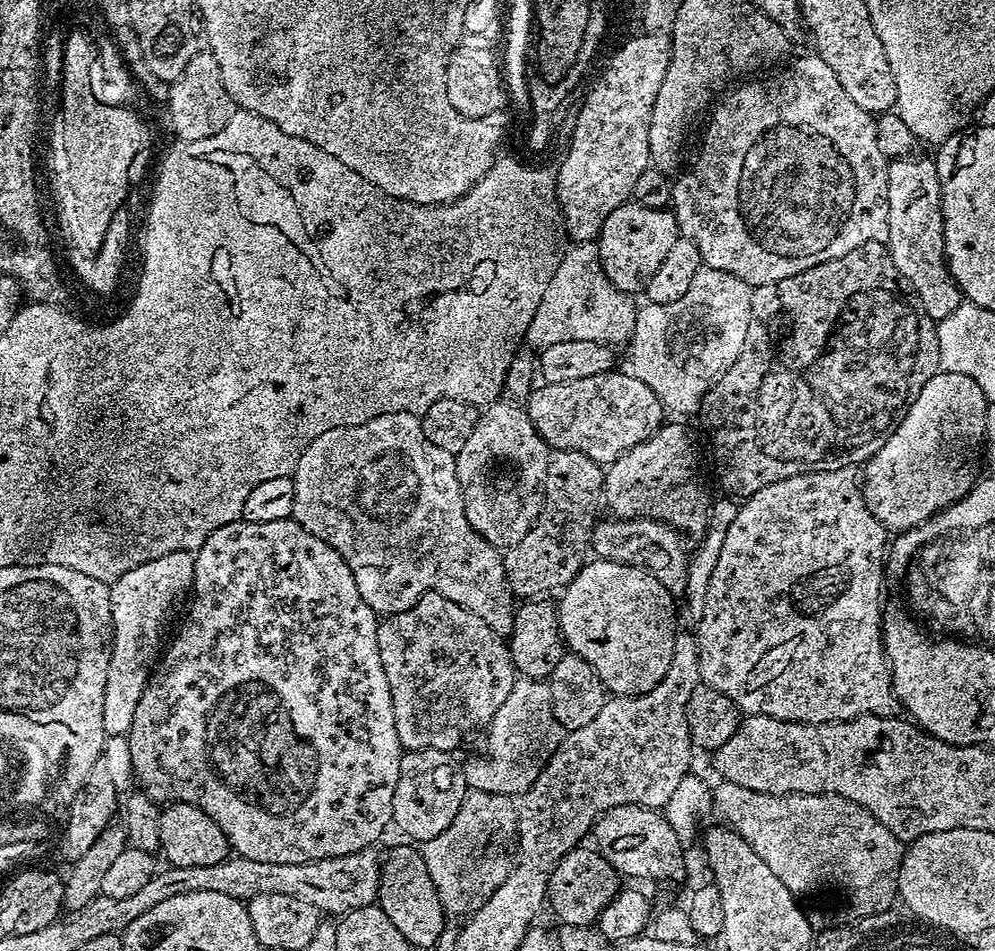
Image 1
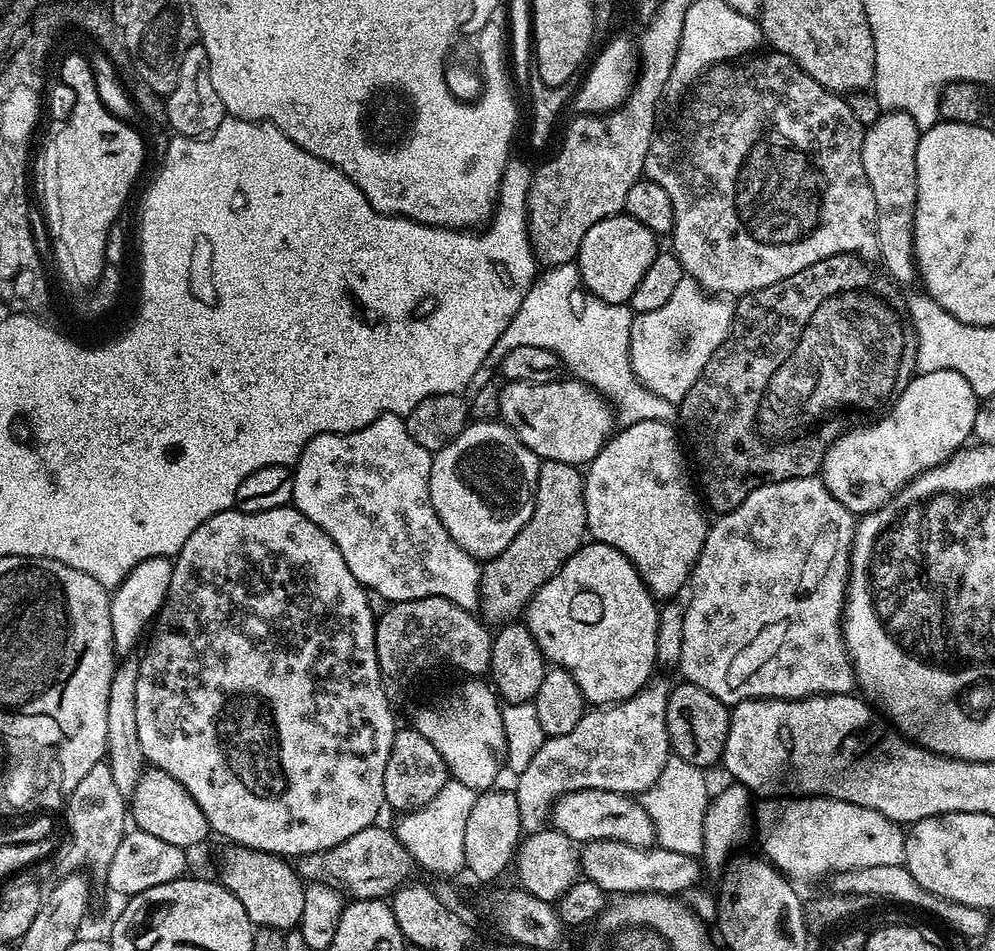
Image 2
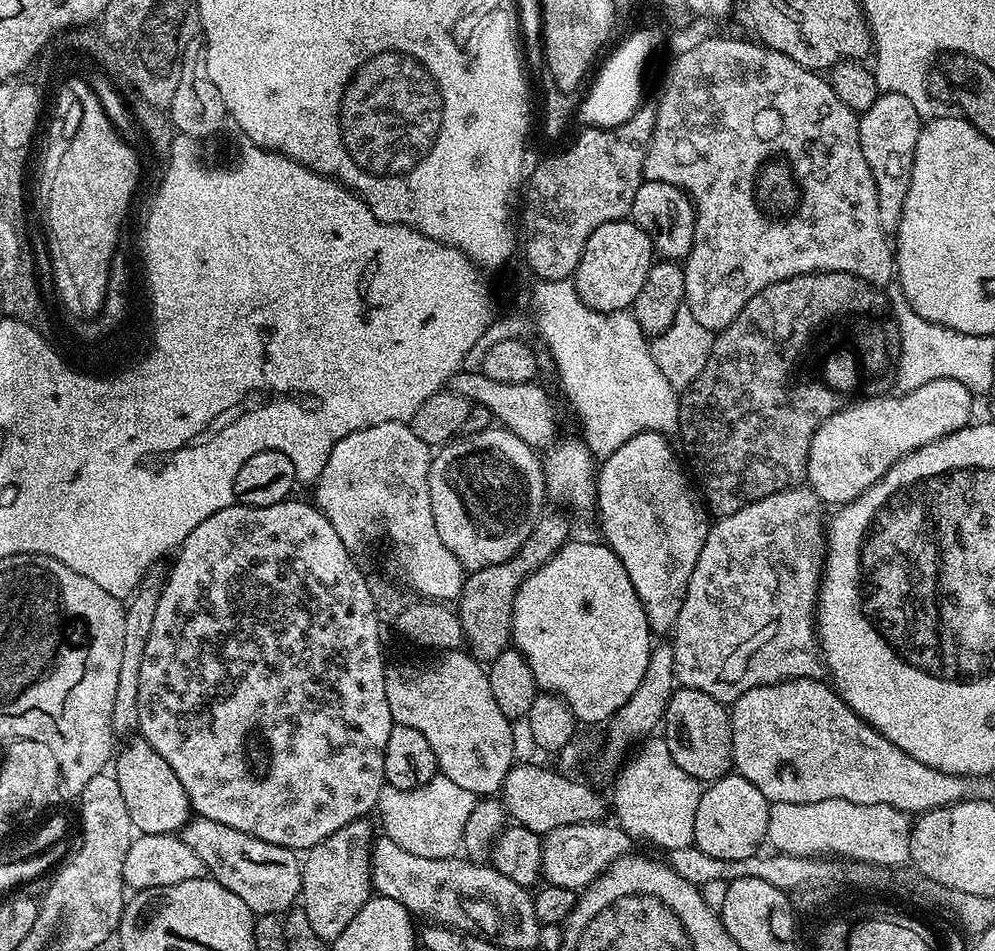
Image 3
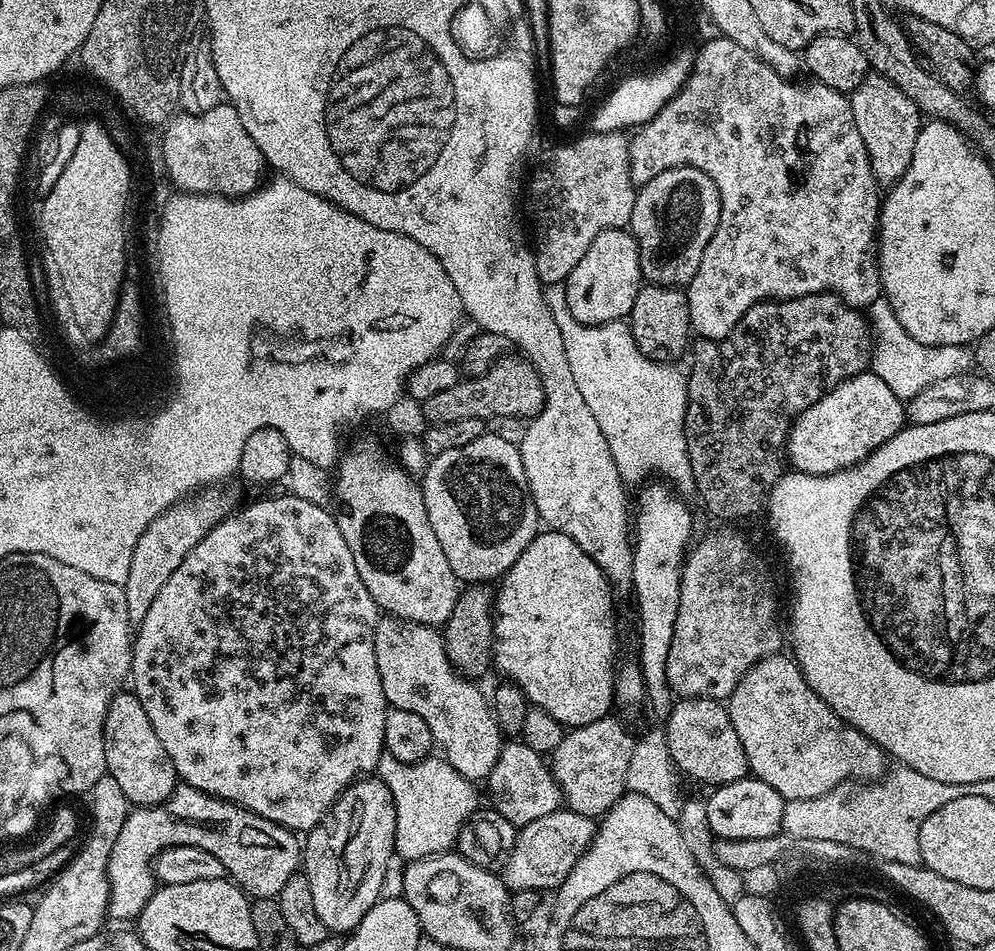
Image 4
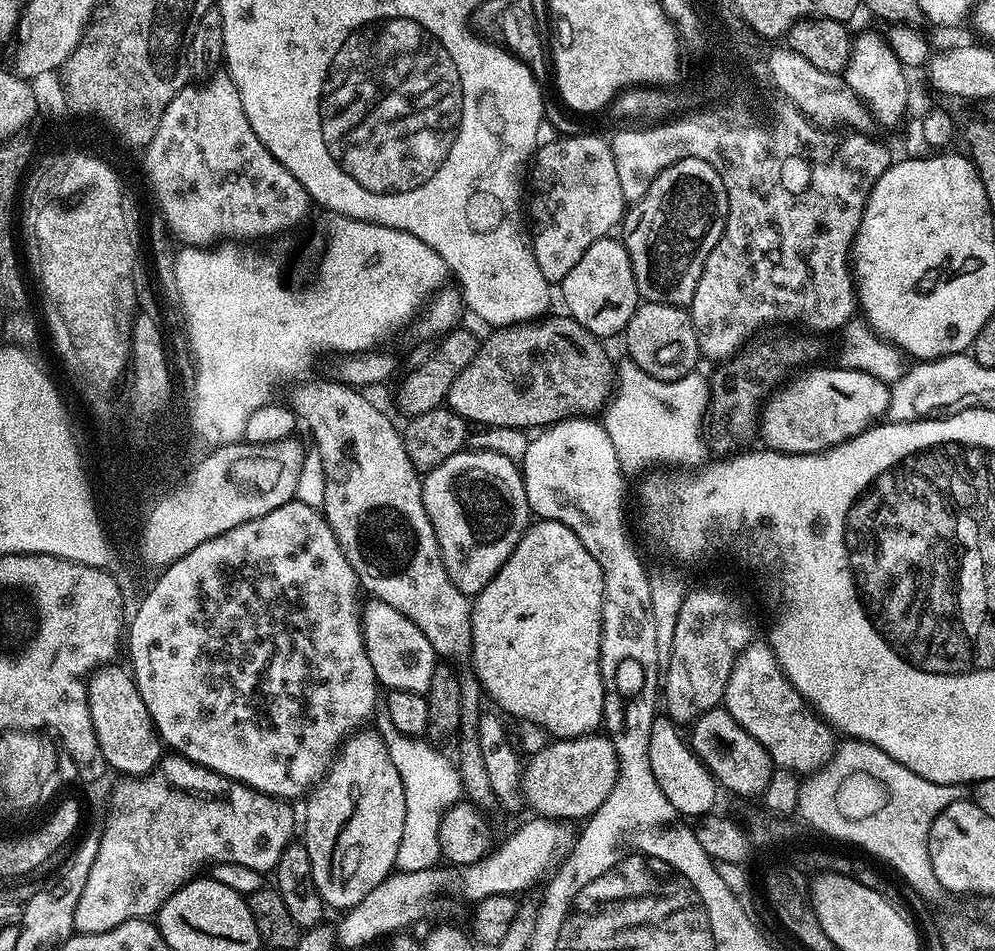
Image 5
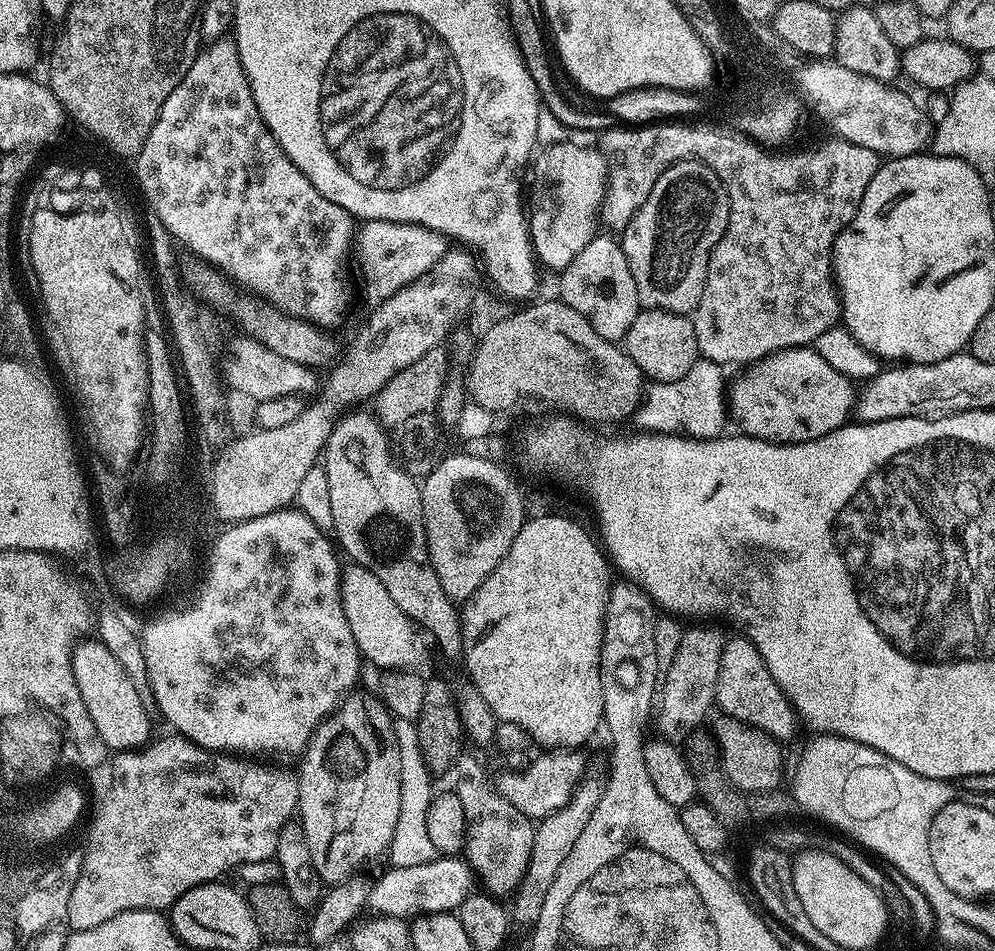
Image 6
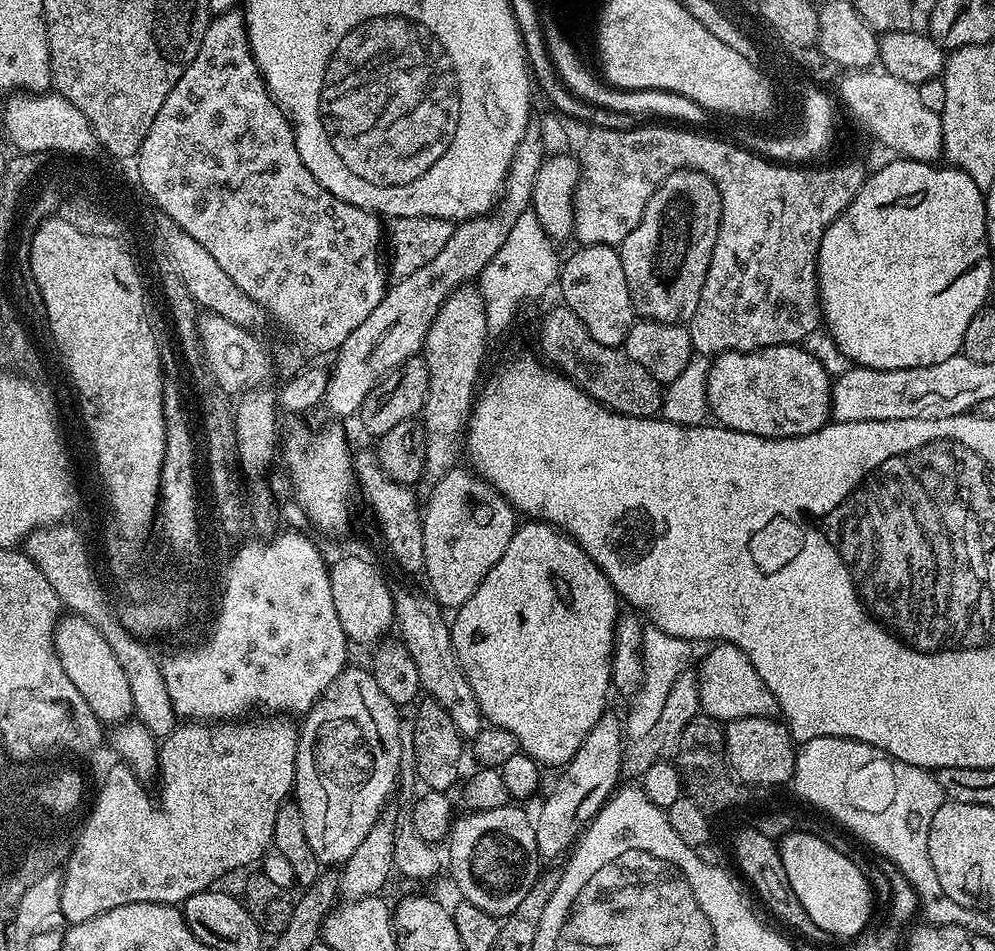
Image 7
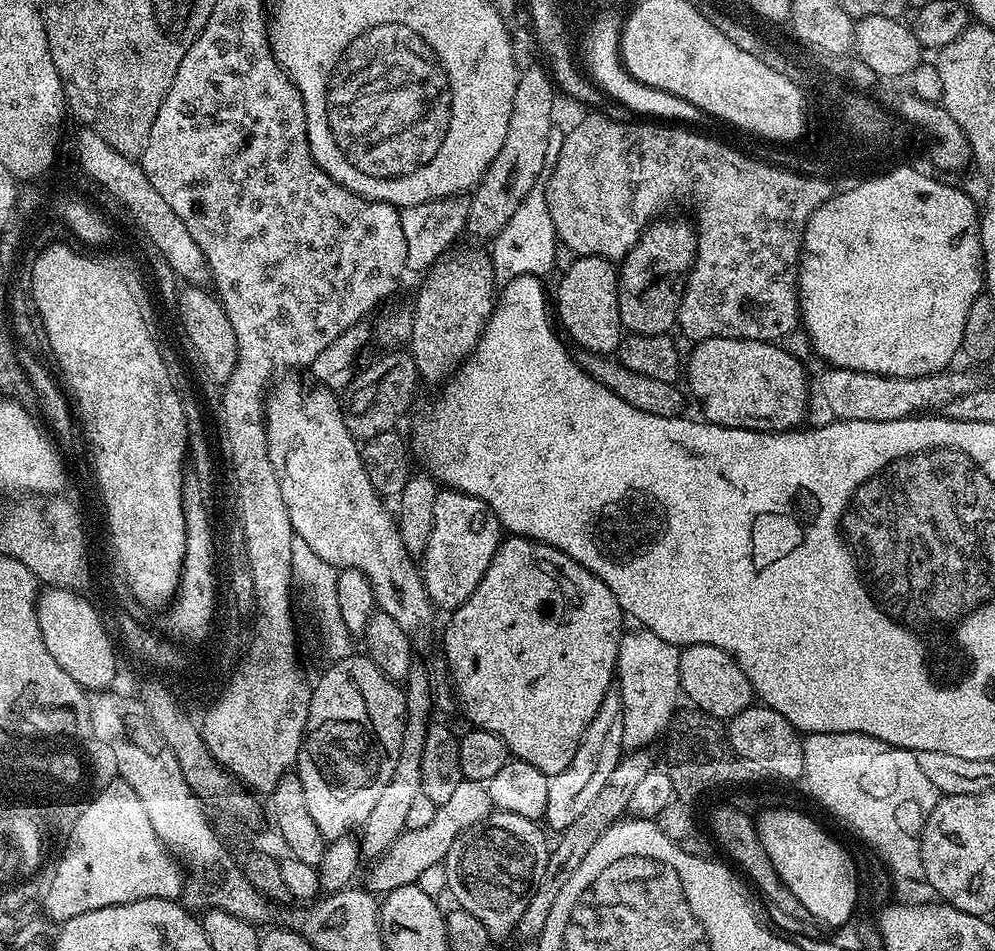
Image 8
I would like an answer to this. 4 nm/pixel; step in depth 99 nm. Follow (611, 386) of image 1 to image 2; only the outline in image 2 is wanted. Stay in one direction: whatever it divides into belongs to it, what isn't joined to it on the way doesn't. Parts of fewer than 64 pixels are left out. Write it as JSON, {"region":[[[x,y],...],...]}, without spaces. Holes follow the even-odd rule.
{"region":[[[561,378],[553,379],[551,384],[537,384],[527,380],[513,380],[505,383],[505,388],[499,393],[499,415],[502,417],[503,423],[507,424],[516,436],[524,445],[530,449],[536,456],[540,457],[541,461],[557,460],[563,464],[571,464],[573,466],[588,466],[596,455],[604,448],[605,444],[613,435],[614,427],[612,428],[612,408],[607,404],[609,401],[605,399],[600,392],[586,383],[581,382],[576,378],[569,378],[570,380],[560,380]]]}

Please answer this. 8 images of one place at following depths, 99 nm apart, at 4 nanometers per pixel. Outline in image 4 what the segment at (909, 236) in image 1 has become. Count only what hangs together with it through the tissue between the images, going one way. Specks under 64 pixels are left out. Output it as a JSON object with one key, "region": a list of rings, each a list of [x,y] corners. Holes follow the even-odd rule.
{"region":[[[877,74],[865,76],[850,94],[850,99],[854,110],[854,126],[858,126],[858,134],[862,134],[877,185],[897,184],[914,158],[914,146],[922,127],[921,112],[894,82]]]}

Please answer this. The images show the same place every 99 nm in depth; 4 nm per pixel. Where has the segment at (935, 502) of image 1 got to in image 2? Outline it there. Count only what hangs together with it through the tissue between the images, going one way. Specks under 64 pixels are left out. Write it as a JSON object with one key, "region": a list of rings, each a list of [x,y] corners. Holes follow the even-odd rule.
{"region":[[[934,370],[913,375],[908,385],[895,397],[888,420],[880,420],[873,428],[864,428],[861,432],[852,432],[840,441],[837,439],[836,446],[834,444],[825,453],[822,465],[824,484],[834,494],[834,498],[838,498],[838,502],[842,502],[842,506],[846,506],[853,514],[867,514],[884,507],[900,487],[901,491],[921,472],[943,464],[953,452],[969,443],[977,407],[978,397],[970,382],[966,382],[966,378],[954,370]]]}

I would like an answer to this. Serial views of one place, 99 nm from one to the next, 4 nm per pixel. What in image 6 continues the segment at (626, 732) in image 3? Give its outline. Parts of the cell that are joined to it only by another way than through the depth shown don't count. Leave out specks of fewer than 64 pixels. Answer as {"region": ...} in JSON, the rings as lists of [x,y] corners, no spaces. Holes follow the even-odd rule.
{"region":[[[574,748],[541,751],[541,756],[534,757],[521,772],[501,774],[498,787],[502,798],[506,798],[506,802],[510,802],[514,810],[536,822],[554,815],[570,802],[585,779],[583,776],[588,768],[588,760],[582,753],[583,751]]]}

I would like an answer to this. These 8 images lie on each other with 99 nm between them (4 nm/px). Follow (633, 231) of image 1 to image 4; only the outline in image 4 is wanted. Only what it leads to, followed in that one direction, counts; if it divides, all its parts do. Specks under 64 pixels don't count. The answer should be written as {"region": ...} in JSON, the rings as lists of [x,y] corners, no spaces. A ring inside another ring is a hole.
{"region":[[[623,228],[602,230],[602,234],[590,242],[590,250],[582,254],[578,266],[570,270],[563,287],[566,305],[580,323],[614,323],[631,317],[634,298],[638,298],[642,287],[638,242],[631,231]]]}

